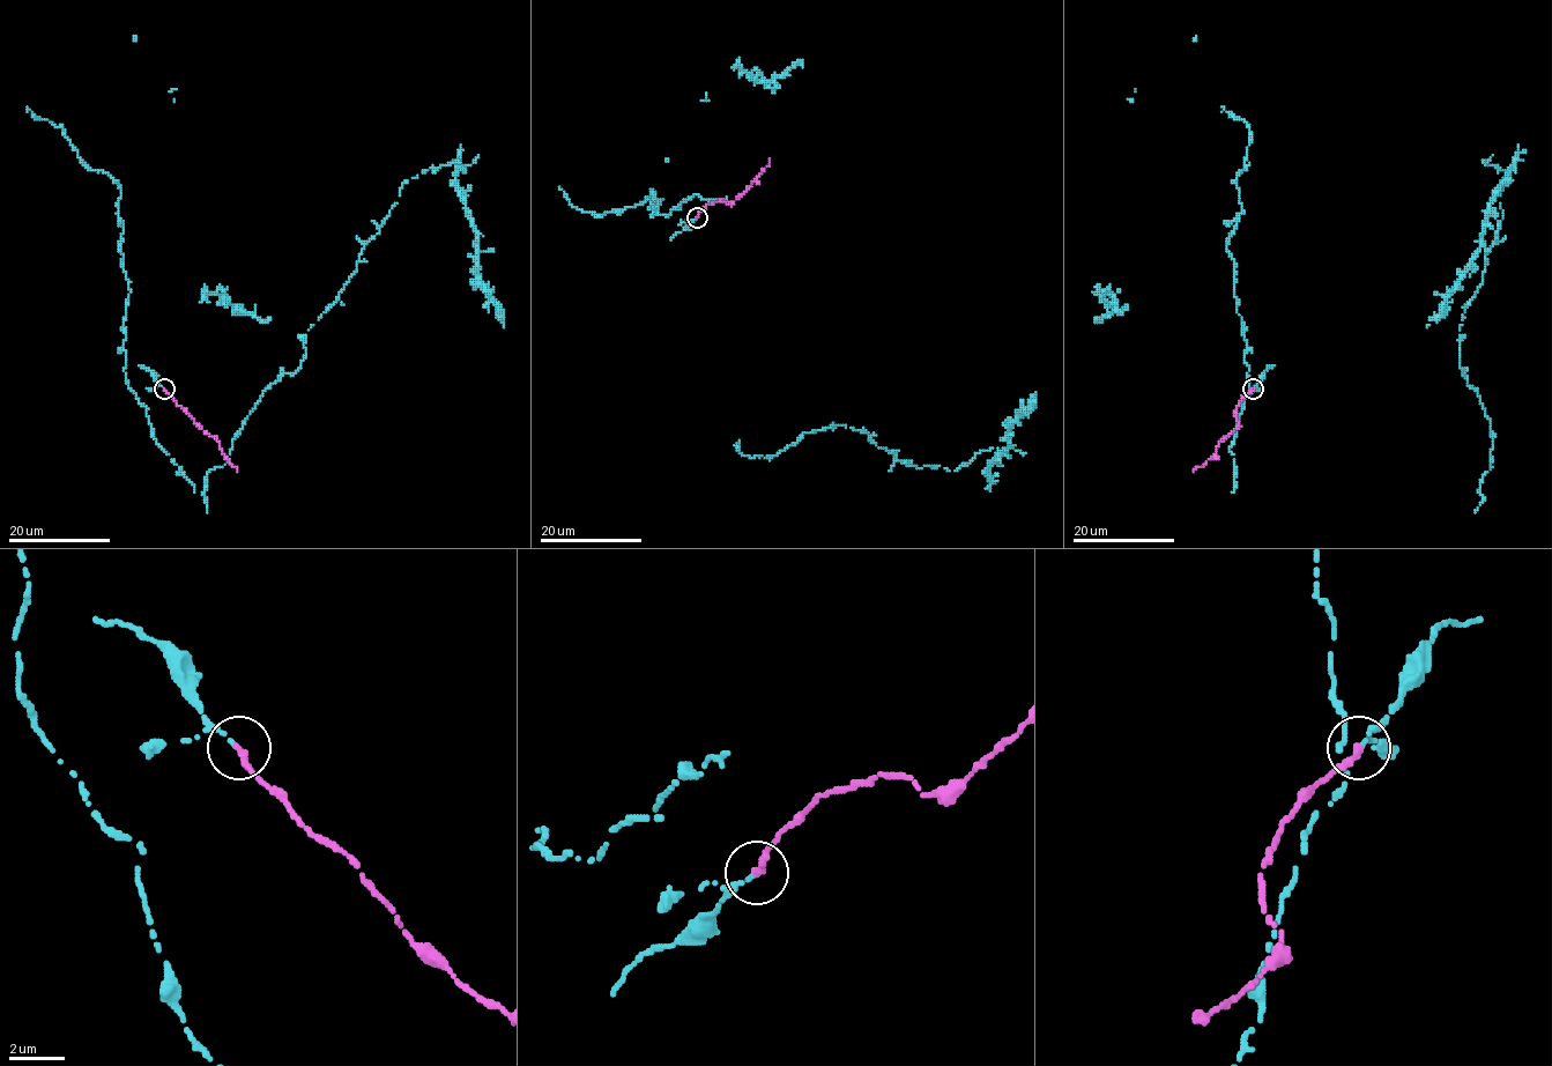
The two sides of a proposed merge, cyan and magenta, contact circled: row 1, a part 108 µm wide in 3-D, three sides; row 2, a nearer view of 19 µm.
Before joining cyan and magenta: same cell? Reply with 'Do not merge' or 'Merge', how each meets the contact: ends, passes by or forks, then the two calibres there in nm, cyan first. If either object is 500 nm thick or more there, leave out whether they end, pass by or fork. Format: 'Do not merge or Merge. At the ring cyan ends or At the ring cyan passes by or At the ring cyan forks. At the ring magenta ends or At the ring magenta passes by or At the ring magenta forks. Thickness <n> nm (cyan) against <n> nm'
Merge. At the ring cyan ends. At the ring magenta ends. Thickness 140 nm (cyan) against 320 nm

